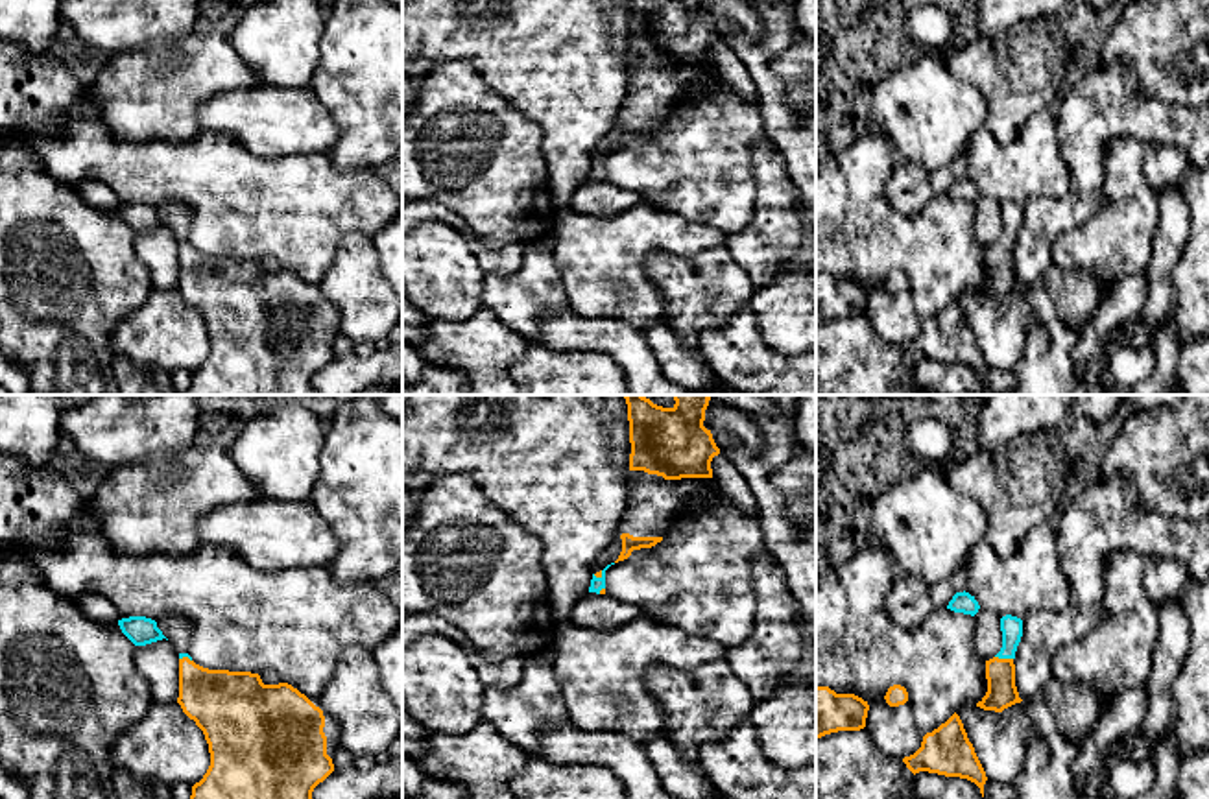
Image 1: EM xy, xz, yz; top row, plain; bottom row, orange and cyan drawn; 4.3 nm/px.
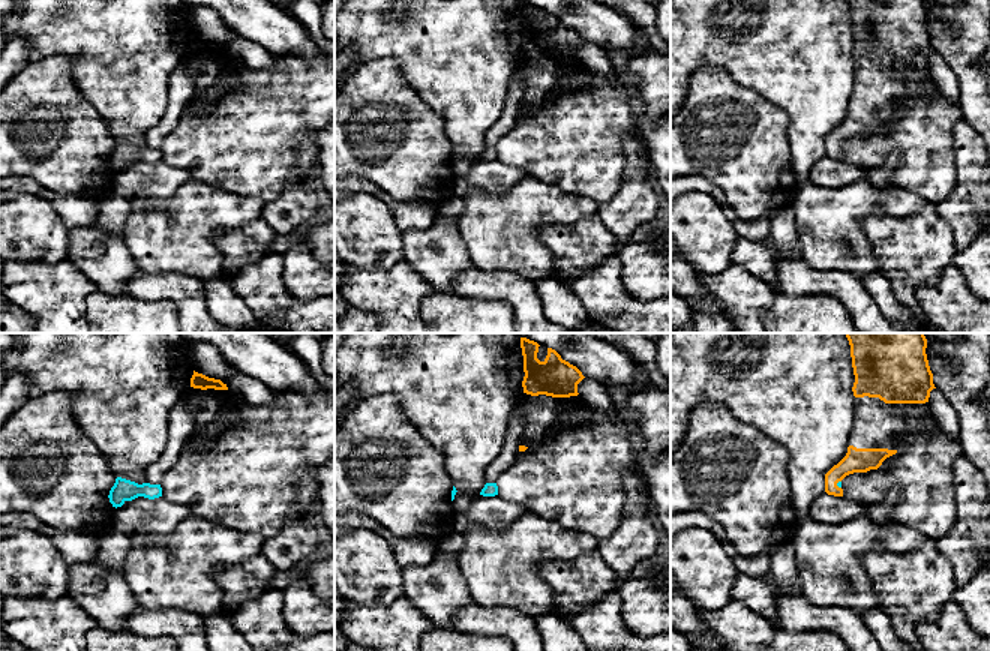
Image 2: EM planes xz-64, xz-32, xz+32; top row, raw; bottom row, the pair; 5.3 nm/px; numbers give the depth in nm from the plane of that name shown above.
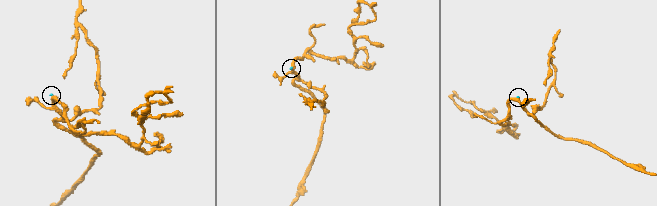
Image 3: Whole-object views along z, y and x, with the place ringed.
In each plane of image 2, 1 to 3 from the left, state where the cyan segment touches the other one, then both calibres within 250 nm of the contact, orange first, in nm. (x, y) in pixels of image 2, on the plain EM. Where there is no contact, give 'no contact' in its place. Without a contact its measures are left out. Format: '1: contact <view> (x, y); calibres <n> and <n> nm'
1: no contact
2: no contact
3: contact xz+32 (836, 149); calibres 130 and 20 nm

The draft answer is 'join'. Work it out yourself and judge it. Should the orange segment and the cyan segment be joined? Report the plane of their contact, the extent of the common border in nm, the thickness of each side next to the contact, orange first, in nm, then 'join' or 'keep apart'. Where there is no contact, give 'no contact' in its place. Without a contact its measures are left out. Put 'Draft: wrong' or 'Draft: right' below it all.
yz | 80 nm | 130/100 nm | join
Draft: right

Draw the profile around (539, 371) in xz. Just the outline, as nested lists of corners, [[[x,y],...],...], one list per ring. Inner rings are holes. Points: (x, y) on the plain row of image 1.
[[[530,343],[511,365],[519,395],[631,395],[626,373],[605,352],[554,351]]]

